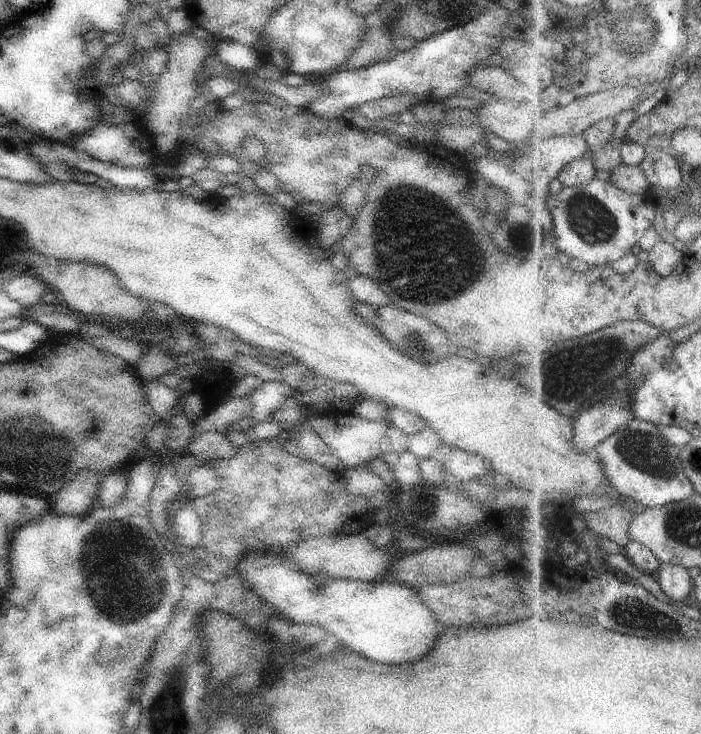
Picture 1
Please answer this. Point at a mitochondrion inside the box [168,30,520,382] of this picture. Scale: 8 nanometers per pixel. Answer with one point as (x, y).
(445, 269)

